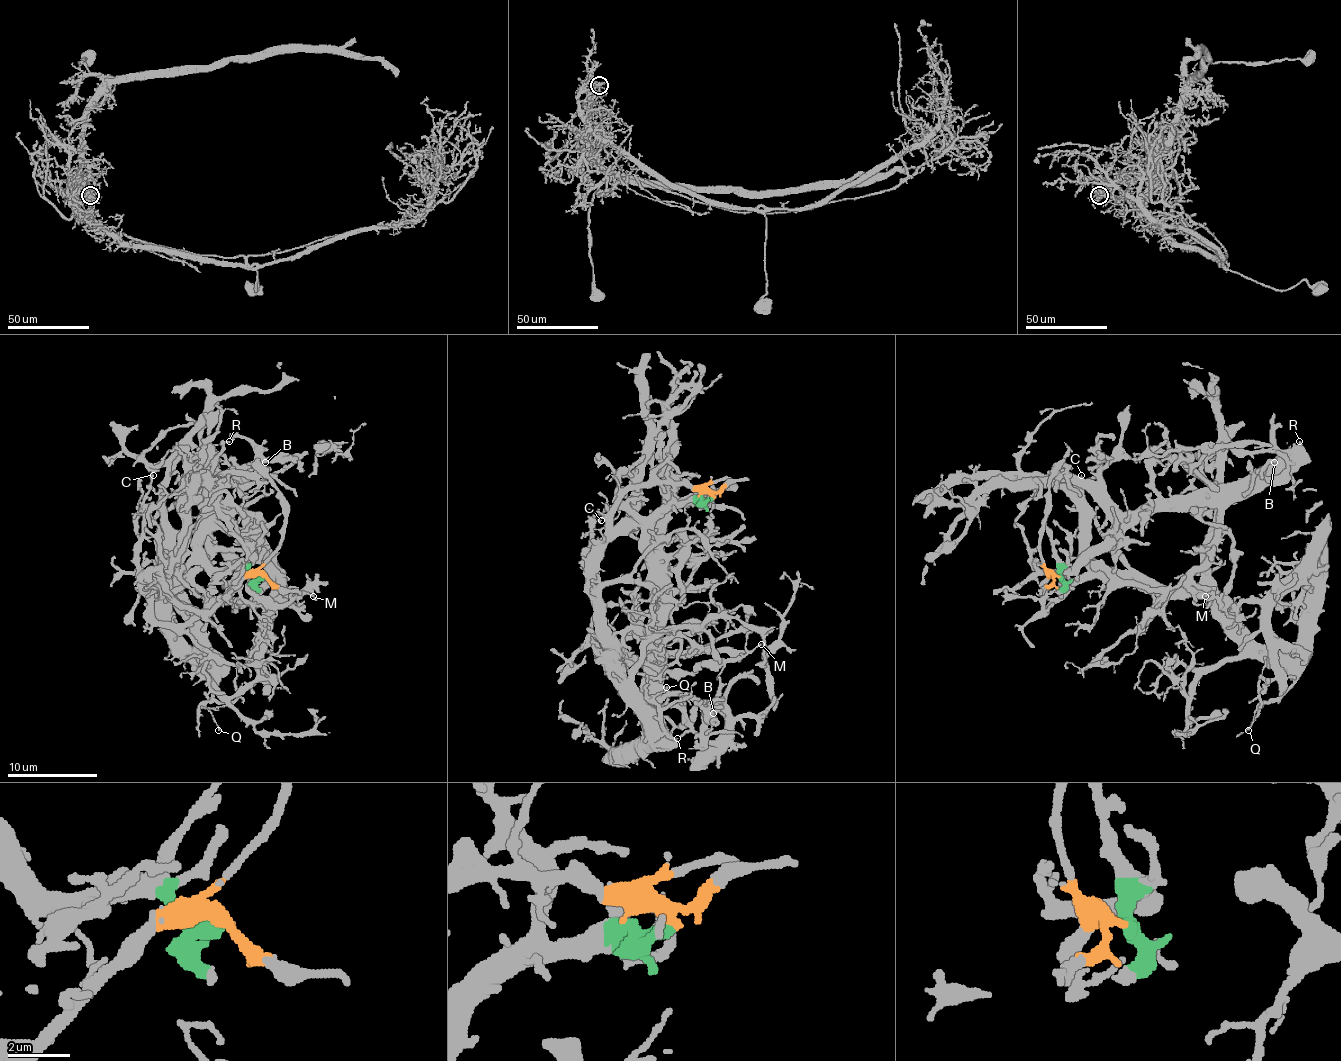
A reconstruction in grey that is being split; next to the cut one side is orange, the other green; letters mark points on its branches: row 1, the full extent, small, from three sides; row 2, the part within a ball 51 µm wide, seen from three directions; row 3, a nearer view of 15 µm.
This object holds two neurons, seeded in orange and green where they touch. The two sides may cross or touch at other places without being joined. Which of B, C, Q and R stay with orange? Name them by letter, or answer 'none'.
C, Q

